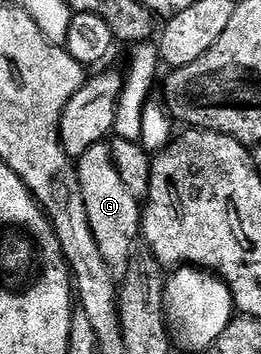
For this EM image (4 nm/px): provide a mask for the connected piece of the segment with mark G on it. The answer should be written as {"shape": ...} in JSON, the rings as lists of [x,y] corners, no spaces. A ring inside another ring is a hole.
{"shape":[[[102,142],[91,146],[82,156],[76,157],[75,165],[79,186],[82,187],[83,201],[87,208],[87,219],[94,235],[95,243],[103,254],[103,262],[114,274],[124,273],[125,267],[135,255],[133,243],[141,236],[142,201],[127,191],[127,186],[119,179],[119,170],[111,158],[109,144]]]}

